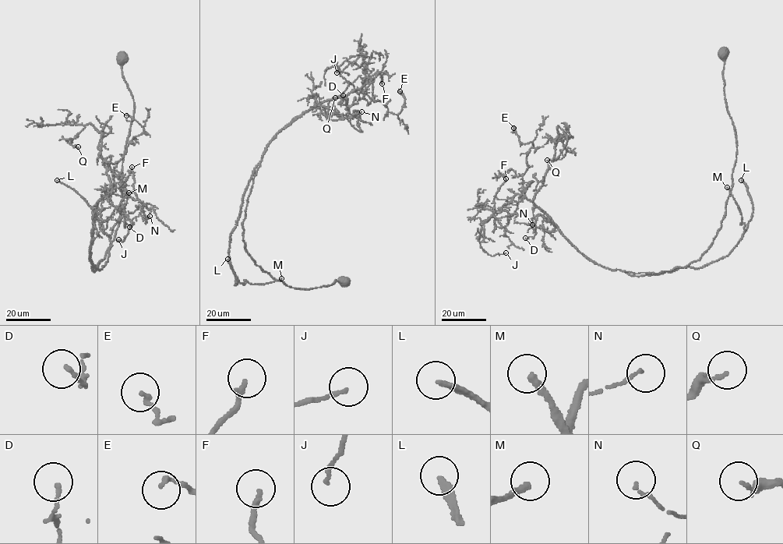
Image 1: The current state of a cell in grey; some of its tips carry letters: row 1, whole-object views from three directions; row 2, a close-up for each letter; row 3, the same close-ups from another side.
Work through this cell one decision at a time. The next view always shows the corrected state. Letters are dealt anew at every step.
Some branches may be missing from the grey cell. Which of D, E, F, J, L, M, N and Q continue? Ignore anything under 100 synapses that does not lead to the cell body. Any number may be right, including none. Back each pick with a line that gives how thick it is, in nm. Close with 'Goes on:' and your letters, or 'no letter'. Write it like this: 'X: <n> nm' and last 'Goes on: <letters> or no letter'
L: 220 nm
M: 200 nm
Goes on: L, M

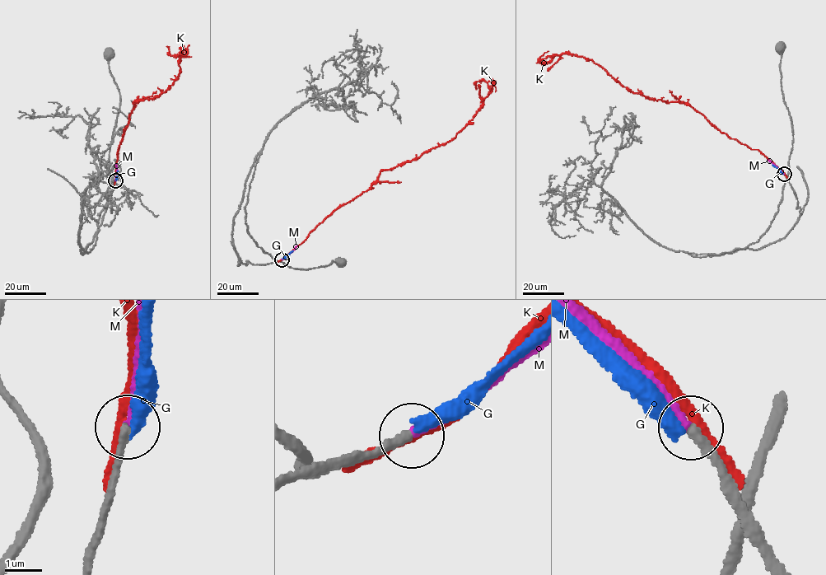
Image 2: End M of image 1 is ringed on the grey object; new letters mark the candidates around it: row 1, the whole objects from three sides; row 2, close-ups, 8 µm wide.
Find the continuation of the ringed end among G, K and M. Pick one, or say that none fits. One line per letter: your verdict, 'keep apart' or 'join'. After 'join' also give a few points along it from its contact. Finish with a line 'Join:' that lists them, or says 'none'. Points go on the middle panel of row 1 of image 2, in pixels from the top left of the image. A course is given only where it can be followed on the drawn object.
G: keep apart
K: keep apart
M: join; it runs (282, 259), (297, 245)
Join: M

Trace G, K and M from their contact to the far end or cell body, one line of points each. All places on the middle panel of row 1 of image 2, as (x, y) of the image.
G: (282, 259), (292, 250)
K: (280, 259), (333, 211), (368, 189), (381, 171), (410, 161), (454, 137), (492, 85), (482, 81), (475, 85)
M: (282, 259), (297, 245)

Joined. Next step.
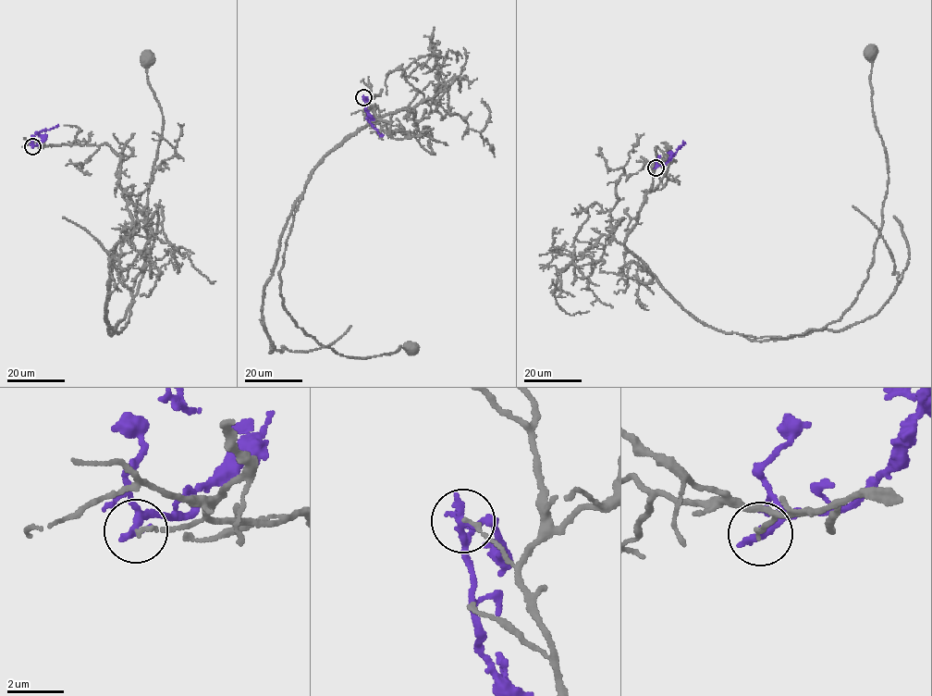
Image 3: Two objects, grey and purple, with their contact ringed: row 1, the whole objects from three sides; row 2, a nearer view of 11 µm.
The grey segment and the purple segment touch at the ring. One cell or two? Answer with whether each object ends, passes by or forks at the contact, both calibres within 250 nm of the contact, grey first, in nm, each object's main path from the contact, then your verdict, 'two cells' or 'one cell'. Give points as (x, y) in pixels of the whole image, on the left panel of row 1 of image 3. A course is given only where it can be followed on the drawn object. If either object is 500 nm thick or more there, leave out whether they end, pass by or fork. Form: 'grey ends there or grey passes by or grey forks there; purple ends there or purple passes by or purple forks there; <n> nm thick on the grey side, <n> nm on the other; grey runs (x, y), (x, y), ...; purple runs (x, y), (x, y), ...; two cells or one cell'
grey ends there; purple passes by; 130 nm thick on the grey side, 220 nm on the other; grey runs (33, 146), (107, 143), (120, 156), (132, 229), (108, 284), (117, 334), (144, 268), (162, 135), (149, 57); purple runs (33, 146), (38, 145), (42, 138), (39, 133), (57, 124); two cells

